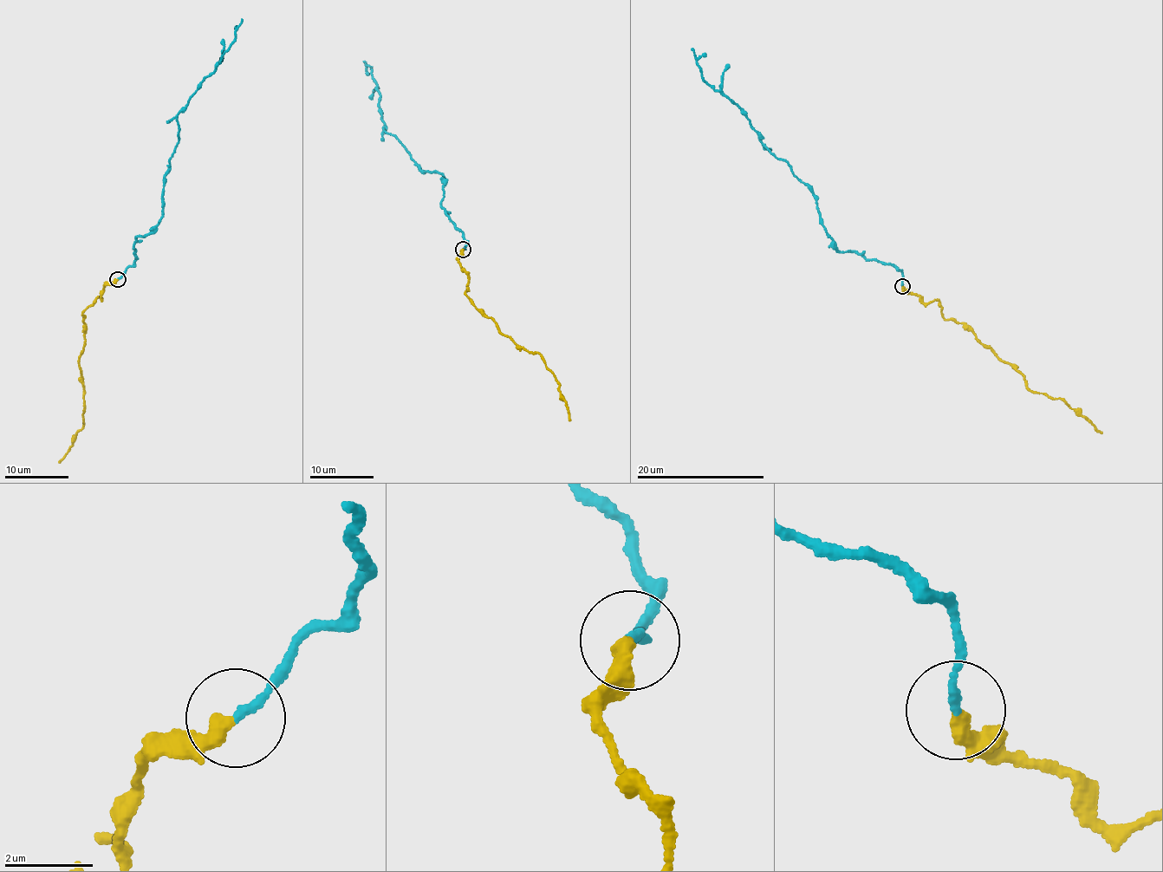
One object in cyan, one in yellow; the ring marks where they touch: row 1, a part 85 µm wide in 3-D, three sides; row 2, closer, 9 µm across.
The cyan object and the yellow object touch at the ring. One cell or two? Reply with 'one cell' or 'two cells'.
one cell

